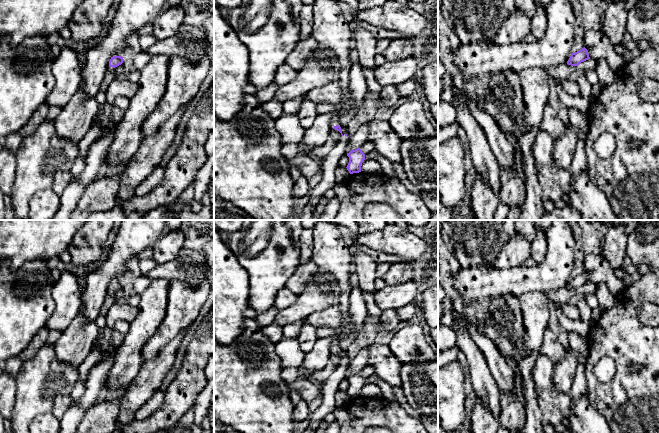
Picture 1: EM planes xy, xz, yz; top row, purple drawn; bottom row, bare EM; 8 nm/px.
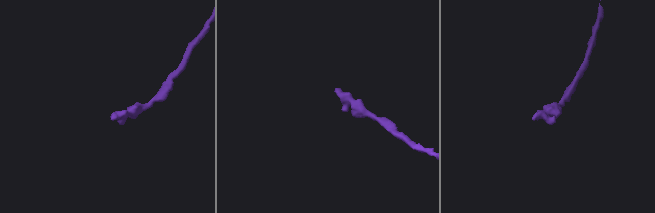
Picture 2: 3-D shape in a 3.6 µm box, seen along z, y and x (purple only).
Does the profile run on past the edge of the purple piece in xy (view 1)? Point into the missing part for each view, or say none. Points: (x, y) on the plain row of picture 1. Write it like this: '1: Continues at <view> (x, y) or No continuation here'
1: No continuation here

